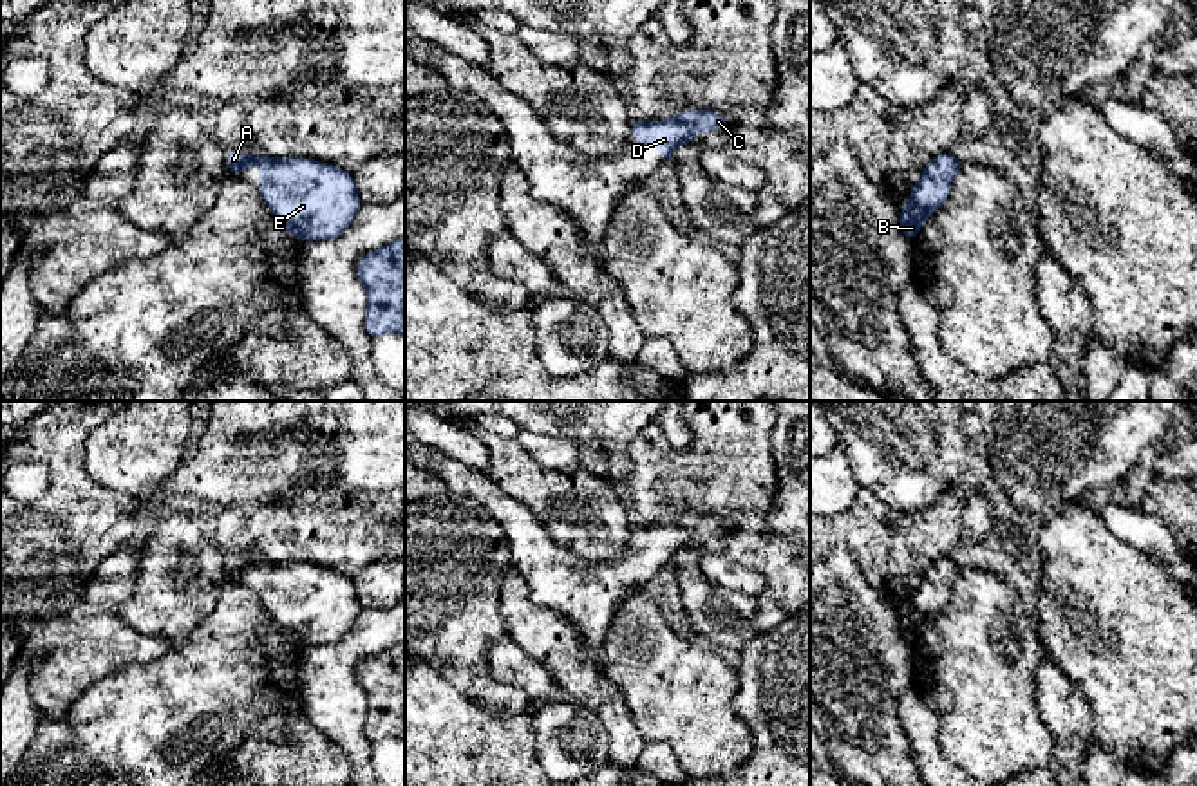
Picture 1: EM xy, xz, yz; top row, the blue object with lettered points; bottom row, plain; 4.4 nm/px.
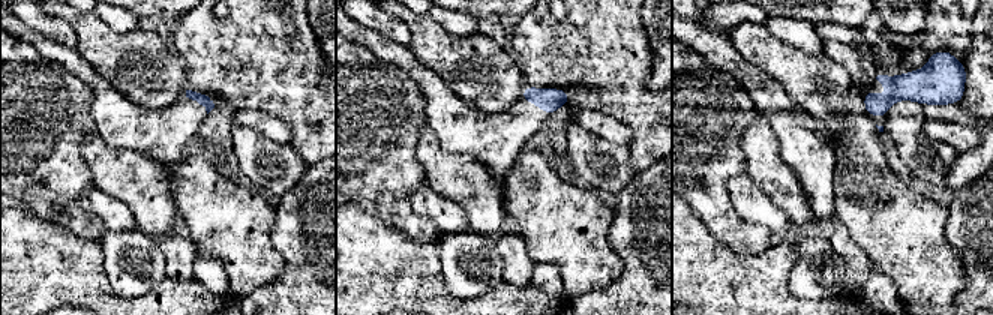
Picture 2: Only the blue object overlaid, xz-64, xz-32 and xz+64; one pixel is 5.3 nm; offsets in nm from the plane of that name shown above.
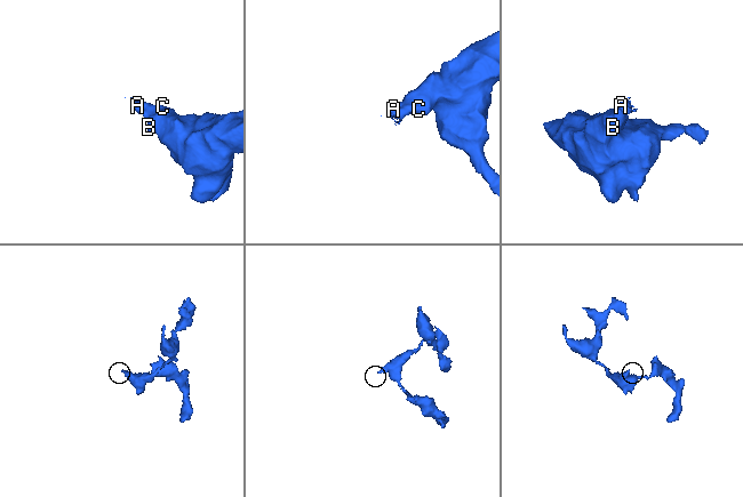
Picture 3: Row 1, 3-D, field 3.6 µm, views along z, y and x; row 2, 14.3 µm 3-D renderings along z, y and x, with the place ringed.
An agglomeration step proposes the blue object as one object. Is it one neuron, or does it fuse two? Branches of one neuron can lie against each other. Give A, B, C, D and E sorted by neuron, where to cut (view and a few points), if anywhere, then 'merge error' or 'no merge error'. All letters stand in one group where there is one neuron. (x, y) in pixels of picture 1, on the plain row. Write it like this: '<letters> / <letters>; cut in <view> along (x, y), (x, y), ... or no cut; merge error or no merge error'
A B C D E; no cut; no merge error

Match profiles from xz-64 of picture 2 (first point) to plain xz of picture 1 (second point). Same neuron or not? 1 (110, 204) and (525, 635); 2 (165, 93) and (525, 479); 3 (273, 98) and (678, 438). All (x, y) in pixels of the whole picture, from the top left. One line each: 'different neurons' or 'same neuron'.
1: different neurons
2: same neuron
3: different neurons

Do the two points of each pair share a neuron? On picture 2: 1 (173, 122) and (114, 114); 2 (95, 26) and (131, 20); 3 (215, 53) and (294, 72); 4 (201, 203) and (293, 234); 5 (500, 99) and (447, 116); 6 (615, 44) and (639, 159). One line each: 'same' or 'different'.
1: same
2: different
3: same
4: different
5: different
6: same

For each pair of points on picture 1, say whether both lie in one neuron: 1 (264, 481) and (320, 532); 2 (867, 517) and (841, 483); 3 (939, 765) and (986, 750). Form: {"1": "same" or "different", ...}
{"1": "different", "2": "different", "3": "different"}

